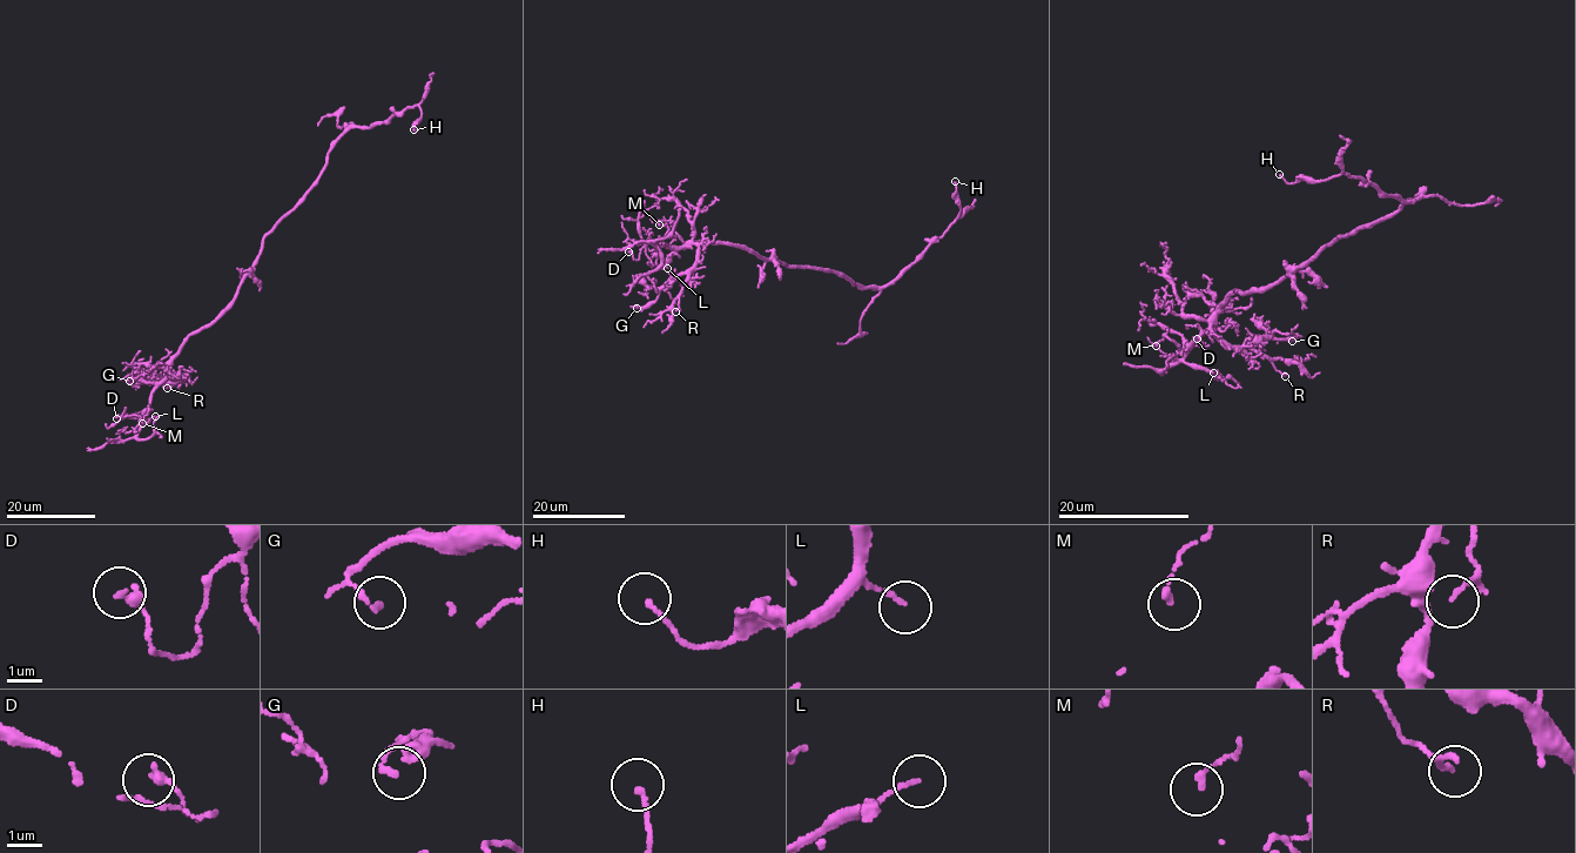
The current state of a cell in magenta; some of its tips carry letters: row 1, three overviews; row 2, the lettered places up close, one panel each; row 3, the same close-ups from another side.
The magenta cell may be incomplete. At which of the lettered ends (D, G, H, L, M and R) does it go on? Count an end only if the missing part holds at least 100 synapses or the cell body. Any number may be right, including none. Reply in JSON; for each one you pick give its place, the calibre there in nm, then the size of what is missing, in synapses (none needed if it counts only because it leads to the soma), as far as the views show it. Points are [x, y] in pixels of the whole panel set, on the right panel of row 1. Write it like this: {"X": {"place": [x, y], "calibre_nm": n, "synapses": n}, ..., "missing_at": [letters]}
{"missing_at": []}

